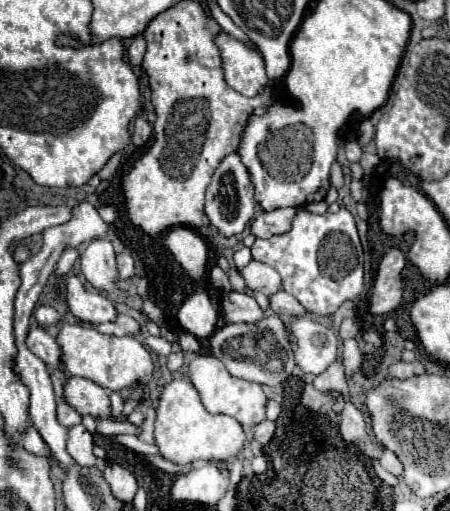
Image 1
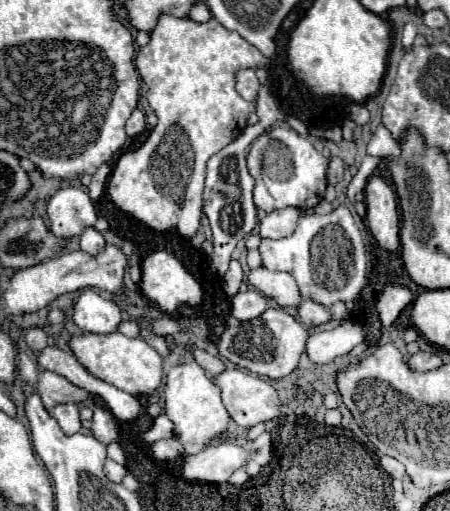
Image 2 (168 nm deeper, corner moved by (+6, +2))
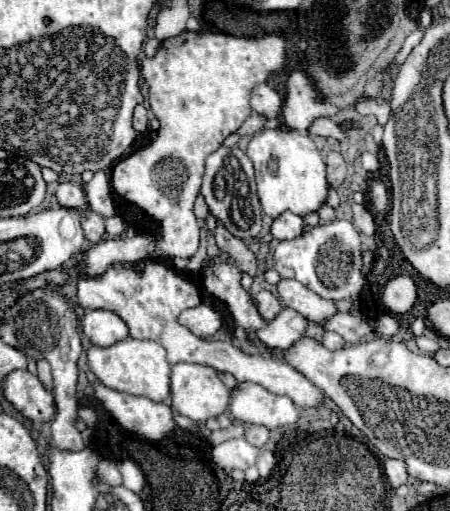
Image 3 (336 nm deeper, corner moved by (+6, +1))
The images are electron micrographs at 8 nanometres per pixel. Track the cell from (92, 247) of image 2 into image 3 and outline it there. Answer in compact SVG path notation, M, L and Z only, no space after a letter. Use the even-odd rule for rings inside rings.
M88 211L86 219L82 221L82 227L84 227L84 235L90 243L98 243L102 239L102 235L106 233L104 217L100 213L94 213L94 211Z

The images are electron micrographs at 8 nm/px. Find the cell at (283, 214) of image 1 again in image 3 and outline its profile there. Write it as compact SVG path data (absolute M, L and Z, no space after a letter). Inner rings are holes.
M286 211L278 219L274 219L274 223L272 223L272 237L278 239L278 241L300 237L304 225L306 223L304 223L304 219L300 215L294 215L294 213Z

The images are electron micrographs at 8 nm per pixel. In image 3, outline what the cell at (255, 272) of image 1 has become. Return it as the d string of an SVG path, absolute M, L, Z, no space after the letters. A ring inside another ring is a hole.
M282 279L278 285L278 297L286 307L296 309L300 315L304 315L308 321L322 325L322 321L334 317L338 313L336 301L318 297L314 291L306 289L302 283L294 279Z

